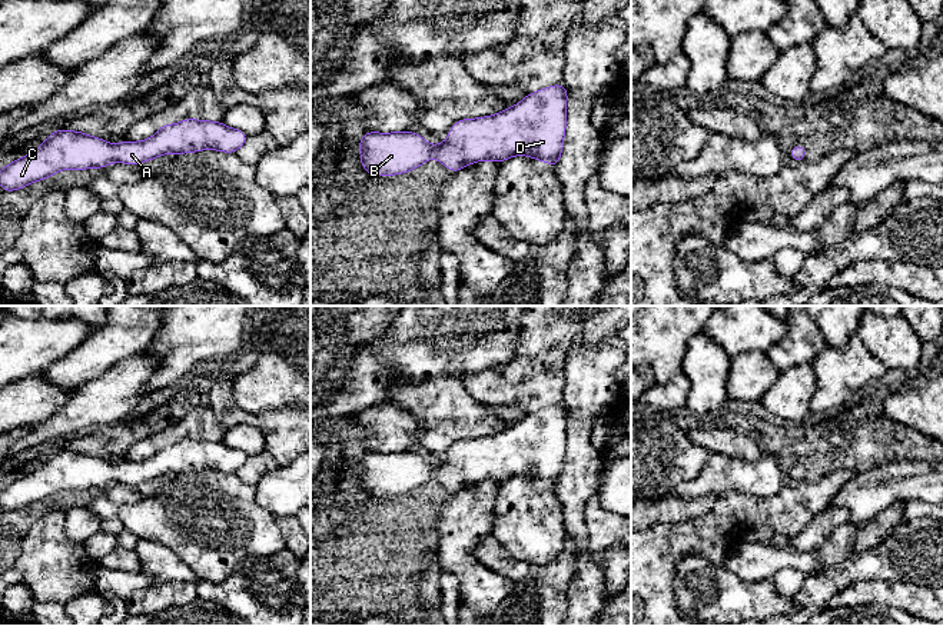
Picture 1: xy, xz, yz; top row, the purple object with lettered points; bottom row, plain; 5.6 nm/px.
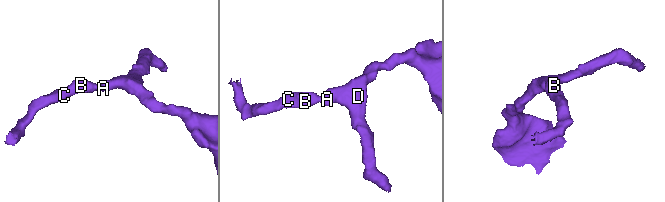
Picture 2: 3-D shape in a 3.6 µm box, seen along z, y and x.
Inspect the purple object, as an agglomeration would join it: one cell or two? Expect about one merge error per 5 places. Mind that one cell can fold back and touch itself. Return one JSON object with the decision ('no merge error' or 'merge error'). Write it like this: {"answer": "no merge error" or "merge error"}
{"answer": "no merge error"}

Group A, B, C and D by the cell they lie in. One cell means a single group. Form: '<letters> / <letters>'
A B C D

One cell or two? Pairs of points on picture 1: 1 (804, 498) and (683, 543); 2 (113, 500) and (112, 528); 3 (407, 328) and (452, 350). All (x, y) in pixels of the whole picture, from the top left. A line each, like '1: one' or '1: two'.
1: one
2: one
3: one

